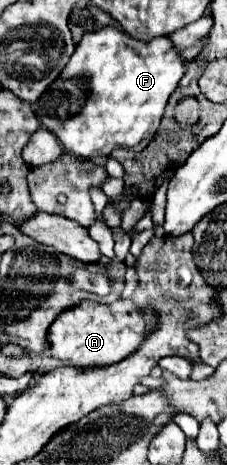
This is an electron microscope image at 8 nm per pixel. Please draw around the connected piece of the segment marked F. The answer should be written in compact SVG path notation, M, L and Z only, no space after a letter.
M101 28L97 32L87 32L77 44L69 64L67 74L63 72L57 82L39 98L37 120L41 128L53 132L59 142L75 156L95 160L99 156L109 156L115 148L145 148L155 136L165 104L177 82L183 76L183 60L193 60L203 48L197 42L193 48L177 52L169 38L153 38L151 42L141 42L129 38L119 28Z

